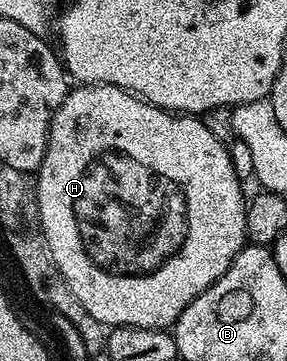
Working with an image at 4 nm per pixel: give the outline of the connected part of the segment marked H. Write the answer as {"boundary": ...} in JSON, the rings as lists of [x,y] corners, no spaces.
{"boundary":[[[83,83],[72,88],[67,97],[57,107],[51,120],[47,136],[47,150],[43,156],[41,167],[37,170],[35,193],[39,197],[39,222],[51,252],[51,258],[59,273],[65,279],[69,291],[77,295],[81,307],[89,311],[103,326],[145,327],[146,329],[170,330],[175,320],[233,263],[233,259],[243,249],[247,241],[247,202],[243,197],[243,185],[239,182],[239,173],[235,170],[235,161],[223,141],[206,125],[206,120],[195,115],[172,113],[148,105],[126,89],[118,89],[116,85],[97,85]]]}

